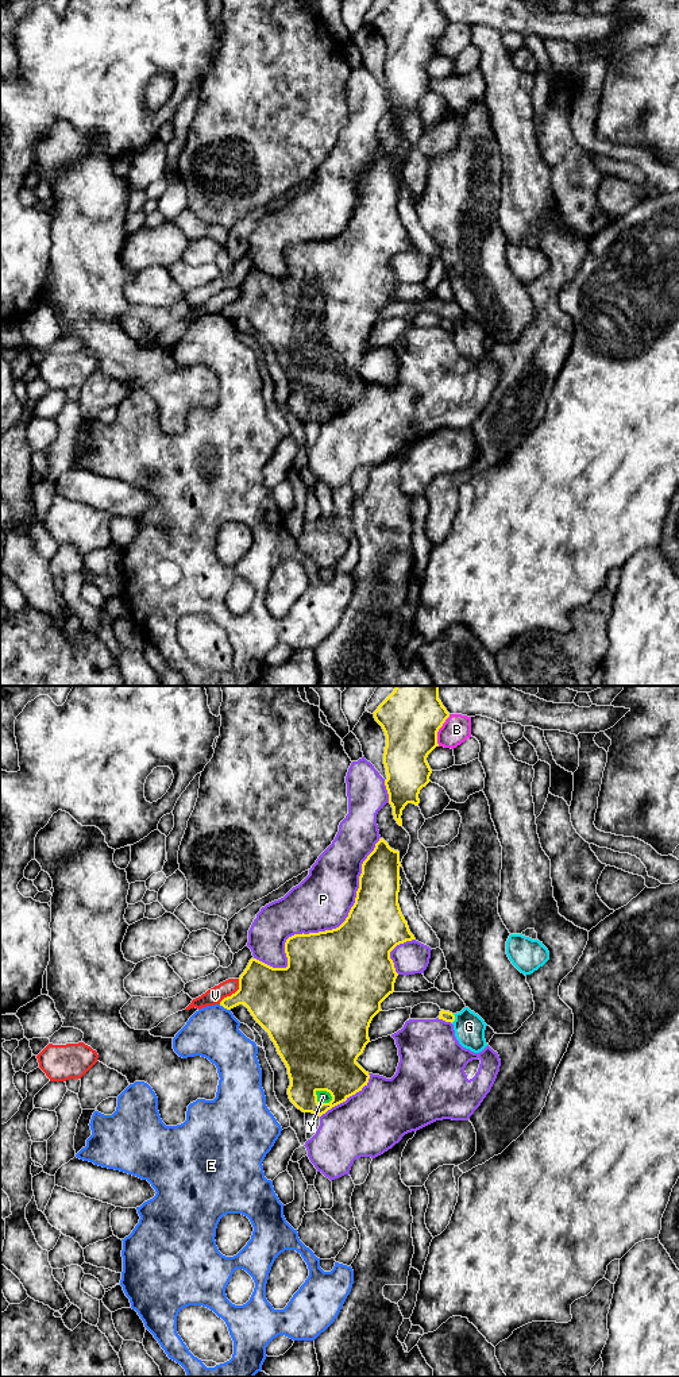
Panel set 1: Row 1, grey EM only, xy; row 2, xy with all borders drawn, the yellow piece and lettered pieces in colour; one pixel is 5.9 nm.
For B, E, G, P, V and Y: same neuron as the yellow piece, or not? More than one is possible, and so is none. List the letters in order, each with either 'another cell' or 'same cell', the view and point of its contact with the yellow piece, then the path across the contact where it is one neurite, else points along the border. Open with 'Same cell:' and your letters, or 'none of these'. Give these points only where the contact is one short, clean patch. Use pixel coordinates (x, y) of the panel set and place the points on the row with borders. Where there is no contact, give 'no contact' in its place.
Same cell: Y
B: another cell; contact xy (438, 731)
E: another cell; contact xy (224, 1007)
G: another cell; contact xy (454, 1018); border xy (454, 1014), (451, 1022)
P: another cell; contact xy (327, 930)
V: another cell; contact xy (232, 994); border xy (239, 979), (239, 987), (219, 1003)
Y: same cell; contact xy (326, 1090)

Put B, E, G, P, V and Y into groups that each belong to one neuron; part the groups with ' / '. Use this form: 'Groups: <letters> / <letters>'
Groups: B / E / G / P / V / Y

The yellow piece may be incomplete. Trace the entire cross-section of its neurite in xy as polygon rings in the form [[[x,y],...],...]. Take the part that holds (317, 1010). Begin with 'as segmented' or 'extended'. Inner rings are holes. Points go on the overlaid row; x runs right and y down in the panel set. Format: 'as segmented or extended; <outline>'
extended; [[[379,838],[362,864],[355,903],[346,921],[332,930],[289,937],[285,942],[286,968],[273,968],[251,958],[239,977],[239,990],[220,1002],[220,1006],[227,1010],[244,1004],[254,1019],[269,1033],[288,1068],[289,1099],[302,1112],[321,1116],[362,1091],[369,1083],[369,1072],[356,1060],[370,1042],[369,1027],[373,1018],[382,1011],[381,1003],[394,992],[398,973],[390,952],[400,944],[416,940],[398,904],[400,867],[400,852]]]

